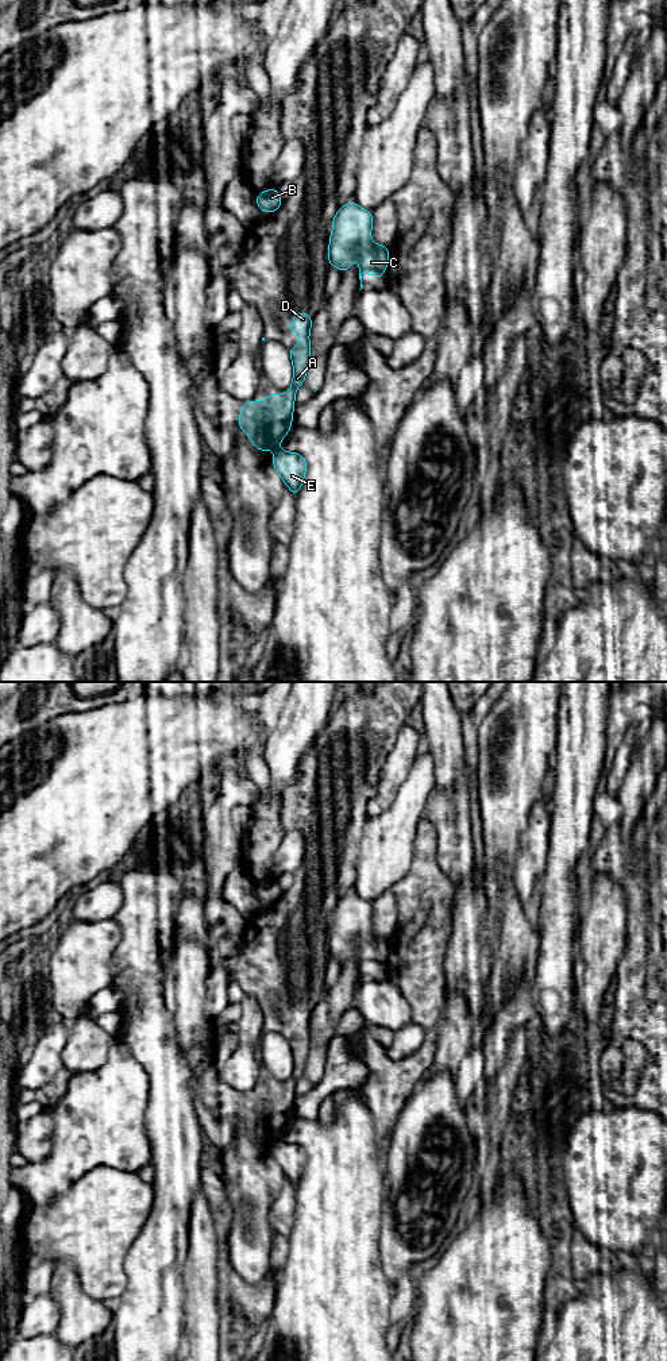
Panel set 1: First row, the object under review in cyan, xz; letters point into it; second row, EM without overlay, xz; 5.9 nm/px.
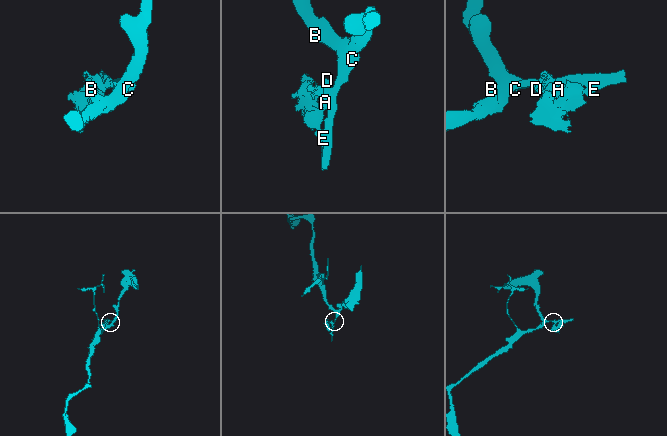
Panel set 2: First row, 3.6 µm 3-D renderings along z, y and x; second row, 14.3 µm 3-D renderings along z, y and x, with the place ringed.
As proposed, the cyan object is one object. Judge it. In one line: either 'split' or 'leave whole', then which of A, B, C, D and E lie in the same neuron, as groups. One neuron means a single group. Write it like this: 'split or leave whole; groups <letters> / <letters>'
split; groups A D / B C E

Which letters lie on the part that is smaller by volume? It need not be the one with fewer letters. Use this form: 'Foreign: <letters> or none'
Foreign: A, D

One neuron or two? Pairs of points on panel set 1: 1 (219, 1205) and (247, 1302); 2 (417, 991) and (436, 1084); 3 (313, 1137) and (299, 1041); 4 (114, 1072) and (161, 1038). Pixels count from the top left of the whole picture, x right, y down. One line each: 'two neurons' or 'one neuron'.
1: one neuron
2: two neurons
3: two neurons
4: two neurons

